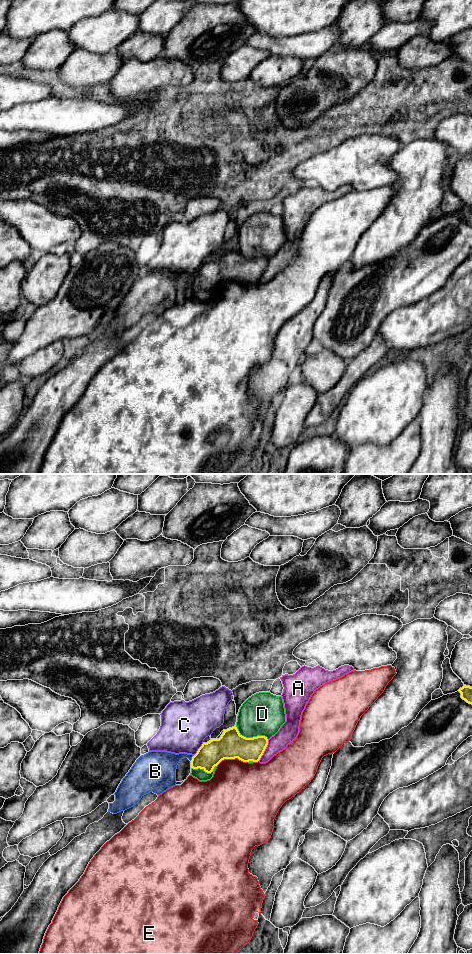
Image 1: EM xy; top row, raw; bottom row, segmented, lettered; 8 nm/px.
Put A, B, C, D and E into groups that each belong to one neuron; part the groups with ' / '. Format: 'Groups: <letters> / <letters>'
Groups: A / B / C / D / E

